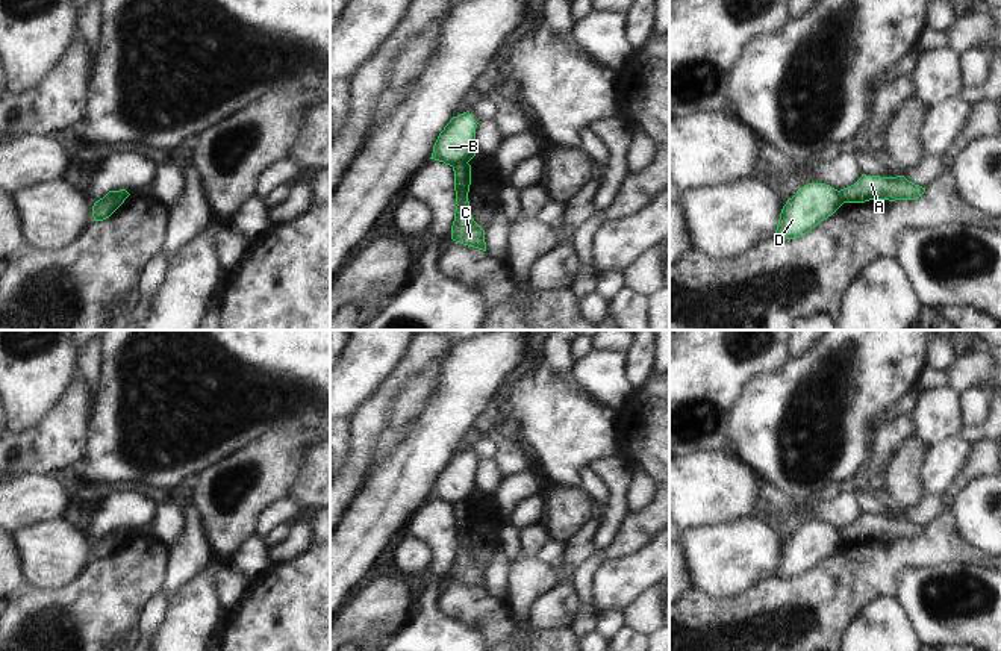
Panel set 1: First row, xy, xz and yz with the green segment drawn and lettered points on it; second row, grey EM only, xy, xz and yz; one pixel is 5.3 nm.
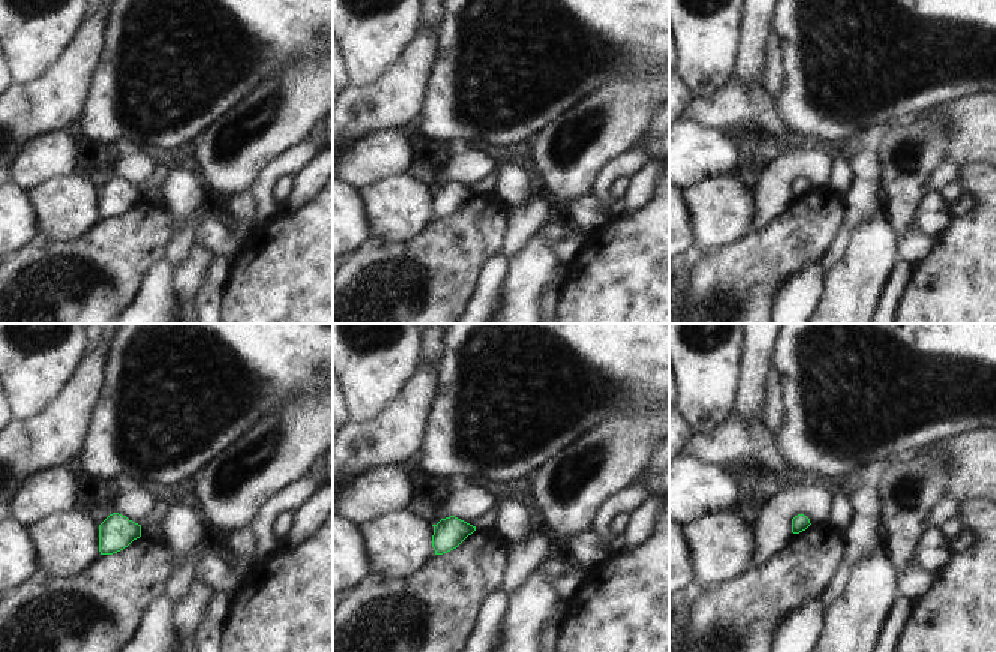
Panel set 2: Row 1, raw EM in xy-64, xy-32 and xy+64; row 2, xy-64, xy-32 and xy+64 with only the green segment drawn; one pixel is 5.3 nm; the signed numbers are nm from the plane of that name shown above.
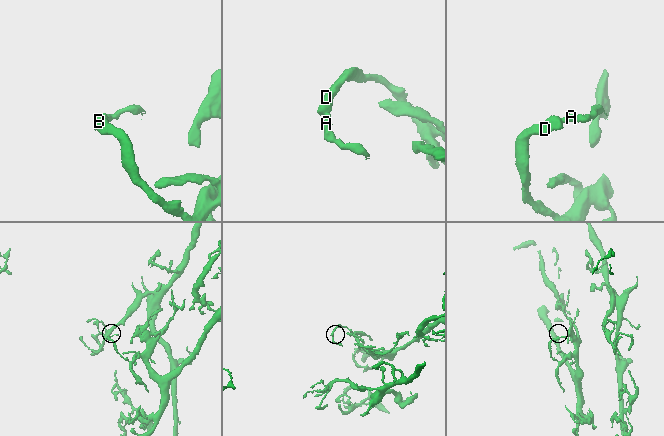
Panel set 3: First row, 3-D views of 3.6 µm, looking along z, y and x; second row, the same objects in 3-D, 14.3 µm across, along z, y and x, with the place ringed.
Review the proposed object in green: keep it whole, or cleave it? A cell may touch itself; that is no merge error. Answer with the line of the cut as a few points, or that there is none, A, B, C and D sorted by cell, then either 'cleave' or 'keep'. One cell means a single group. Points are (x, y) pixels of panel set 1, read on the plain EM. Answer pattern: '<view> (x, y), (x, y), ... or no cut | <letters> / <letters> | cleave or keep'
xz (467, 500), (452, 504) | A C / B D | cleave

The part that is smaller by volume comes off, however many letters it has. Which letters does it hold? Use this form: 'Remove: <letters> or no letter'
Remove: A, C

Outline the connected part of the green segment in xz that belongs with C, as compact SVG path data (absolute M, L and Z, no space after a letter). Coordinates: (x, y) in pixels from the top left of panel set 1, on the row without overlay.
M459 501L453 504L456 550L451 565L451 578L468 586L486 590L485 569L474 560L469 553L468 531L471 524L471 504Z

